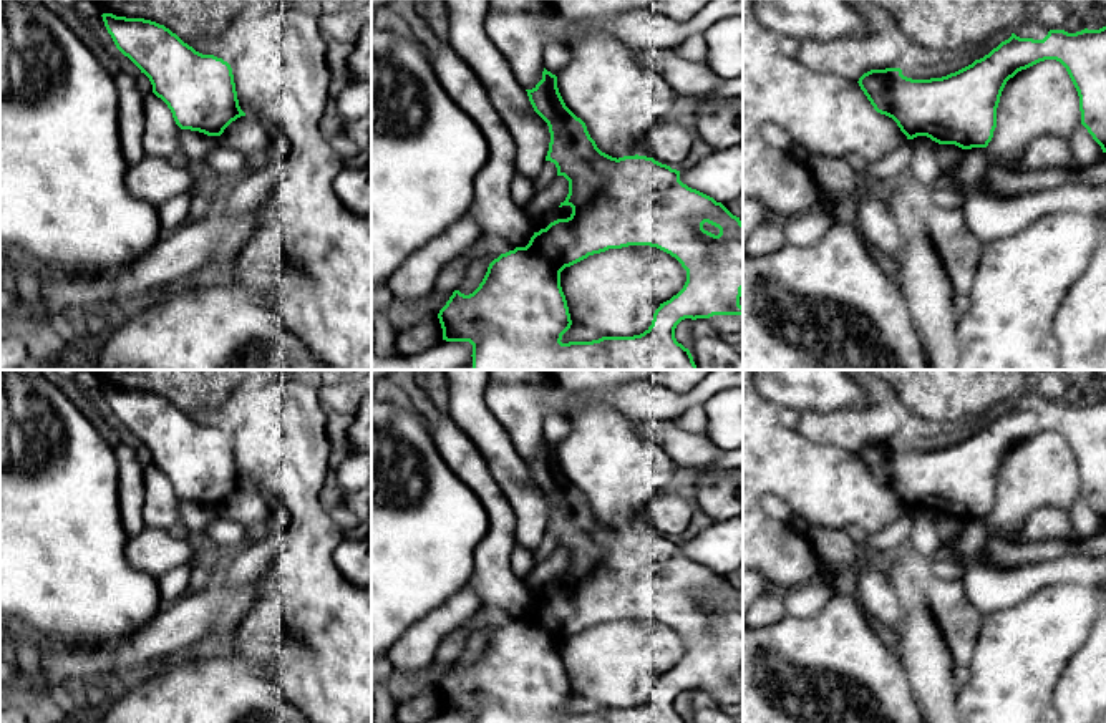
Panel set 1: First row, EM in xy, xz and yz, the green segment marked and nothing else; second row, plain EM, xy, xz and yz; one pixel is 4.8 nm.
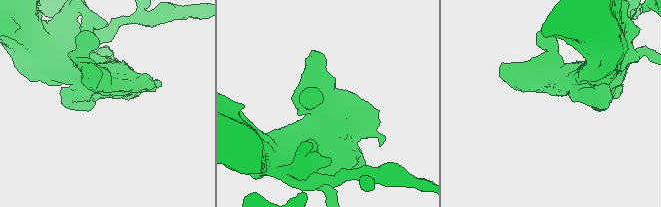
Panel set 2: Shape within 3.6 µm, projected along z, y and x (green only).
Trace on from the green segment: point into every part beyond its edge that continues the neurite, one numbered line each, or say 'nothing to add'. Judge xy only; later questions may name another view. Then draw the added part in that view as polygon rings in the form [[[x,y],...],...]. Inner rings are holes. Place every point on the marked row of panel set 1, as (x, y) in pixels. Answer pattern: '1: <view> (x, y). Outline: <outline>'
1: xy (247, 135). Outline: [[[245,114],[232,121],[217,139],[221,144],[250,156],[259,151],[269,151],[272,136],[274,129],[269,124],[252,114]]]

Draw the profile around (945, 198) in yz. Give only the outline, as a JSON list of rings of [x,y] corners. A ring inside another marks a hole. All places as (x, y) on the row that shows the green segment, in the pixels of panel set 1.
[[[950,187],[929,189],[924,194],[925,202],[934,202],[942,209],[962,209],[965,194]]]

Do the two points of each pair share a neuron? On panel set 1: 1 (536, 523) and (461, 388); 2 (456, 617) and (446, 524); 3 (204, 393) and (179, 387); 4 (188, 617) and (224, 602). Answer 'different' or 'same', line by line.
1: same
2: different
3: same
4: same

